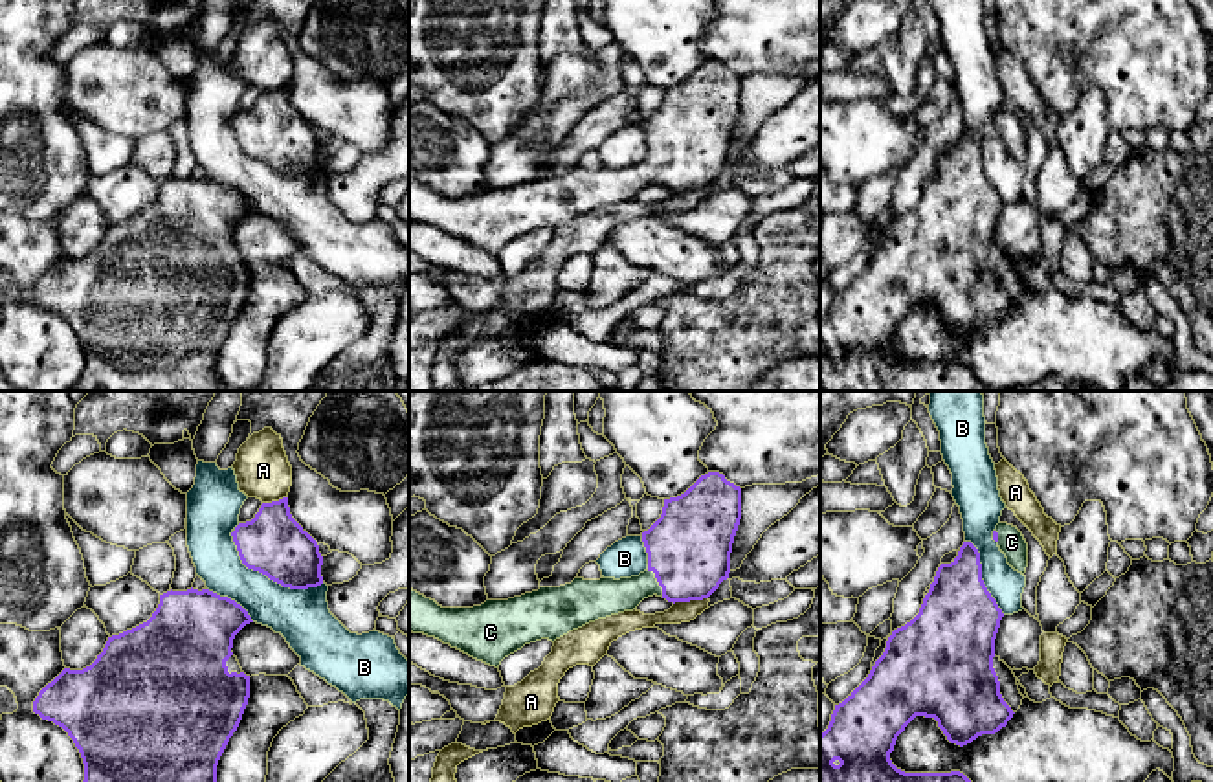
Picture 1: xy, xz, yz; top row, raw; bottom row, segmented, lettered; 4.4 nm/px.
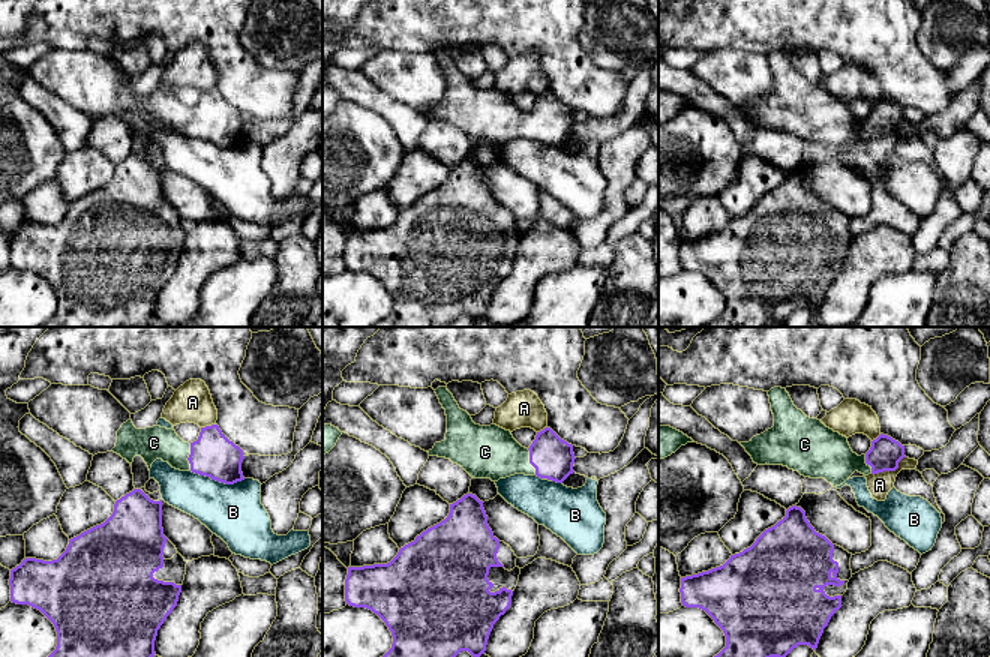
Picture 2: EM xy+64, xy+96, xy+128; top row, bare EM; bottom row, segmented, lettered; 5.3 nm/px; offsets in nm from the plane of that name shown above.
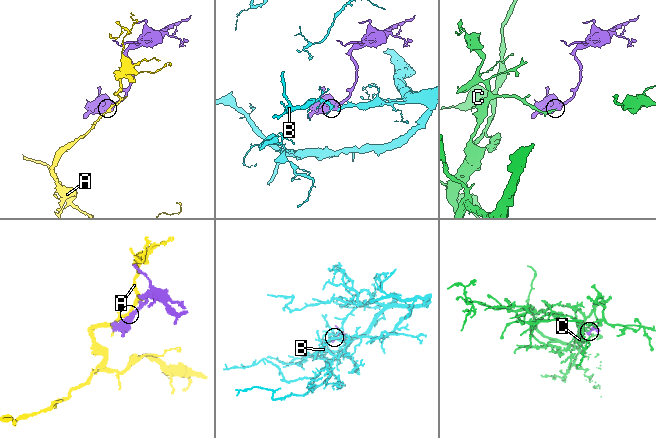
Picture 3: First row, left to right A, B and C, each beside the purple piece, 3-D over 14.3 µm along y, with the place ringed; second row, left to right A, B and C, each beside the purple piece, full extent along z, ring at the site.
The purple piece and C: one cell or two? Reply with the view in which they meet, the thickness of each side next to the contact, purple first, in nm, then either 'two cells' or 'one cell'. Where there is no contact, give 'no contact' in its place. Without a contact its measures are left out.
meets purple in xz; 380 nm thick on the purple side, 170 nm on the other; one cell

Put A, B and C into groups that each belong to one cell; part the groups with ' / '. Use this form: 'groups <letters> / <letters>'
groups A / B / C

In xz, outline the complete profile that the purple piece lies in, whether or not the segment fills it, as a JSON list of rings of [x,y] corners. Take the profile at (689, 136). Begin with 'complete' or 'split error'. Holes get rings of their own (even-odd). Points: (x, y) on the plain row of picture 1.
split error; [[[719,61],[701,64],[684,83],[664,88],[661,106],[642,121],[648,158],[631,167],[574,167],[560,176],[540,176],[508,189],[486,189],[473,196],[442,196],[409,178],[409,220],[435,226],[470,246],[499,257],[501,250],[525,233],[556,229],[598,207],[633,200],[648,185],[668,191],[708,187],[730,162],[730,141],[741,108],[741,77]]]

